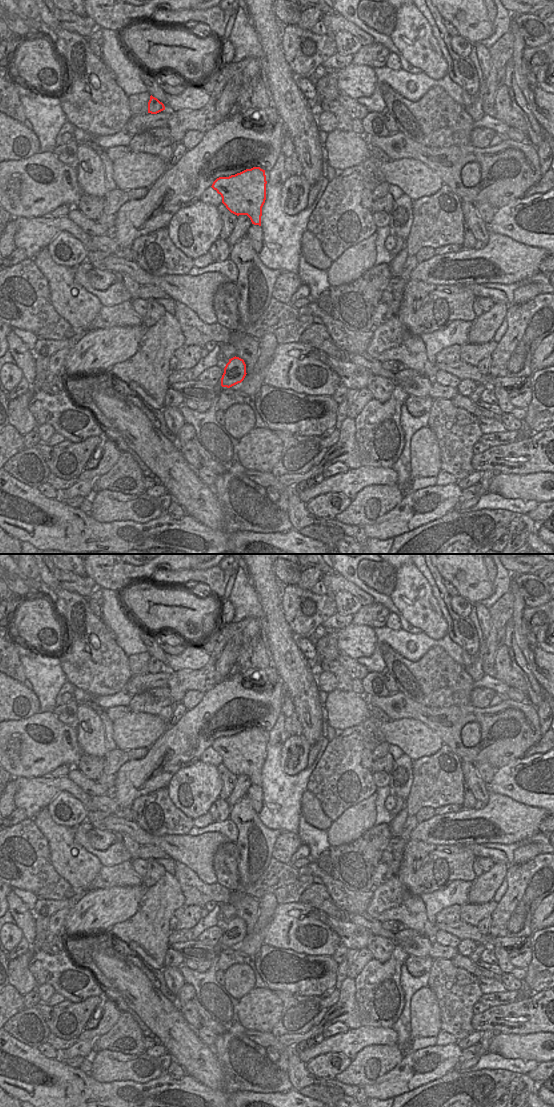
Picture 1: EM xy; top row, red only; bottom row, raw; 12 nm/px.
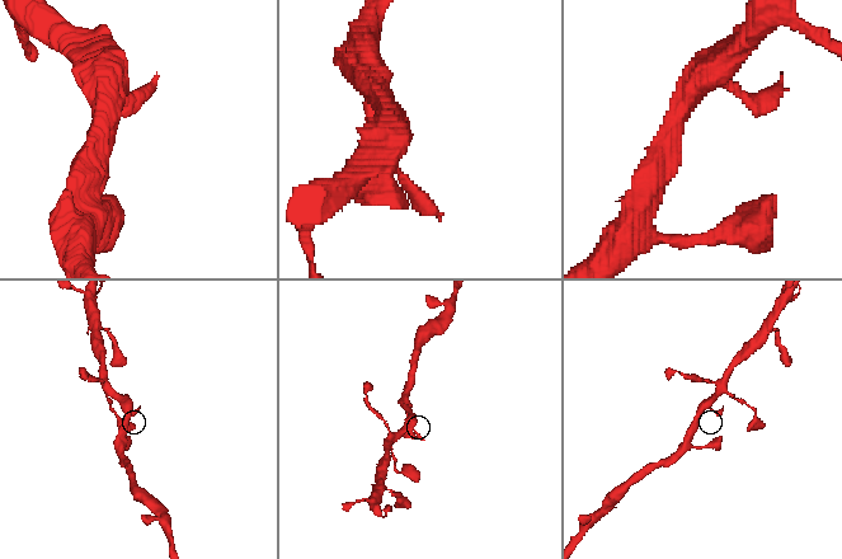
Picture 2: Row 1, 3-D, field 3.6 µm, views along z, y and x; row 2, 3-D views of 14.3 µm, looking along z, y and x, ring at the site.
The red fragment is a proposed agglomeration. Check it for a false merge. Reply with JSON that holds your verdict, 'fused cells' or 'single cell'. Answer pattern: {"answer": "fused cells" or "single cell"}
{"answer": "single cell"}

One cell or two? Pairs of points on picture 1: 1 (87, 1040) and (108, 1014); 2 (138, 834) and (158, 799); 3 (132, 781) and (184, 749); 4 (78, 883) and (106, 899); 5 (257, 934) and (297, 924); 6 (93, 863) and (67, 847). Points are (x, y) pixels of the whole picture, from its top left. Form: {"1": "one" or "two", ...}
{"1": "one", "2": "two", "3": "one", "4": "two", "5": "two", "6": "one"}

